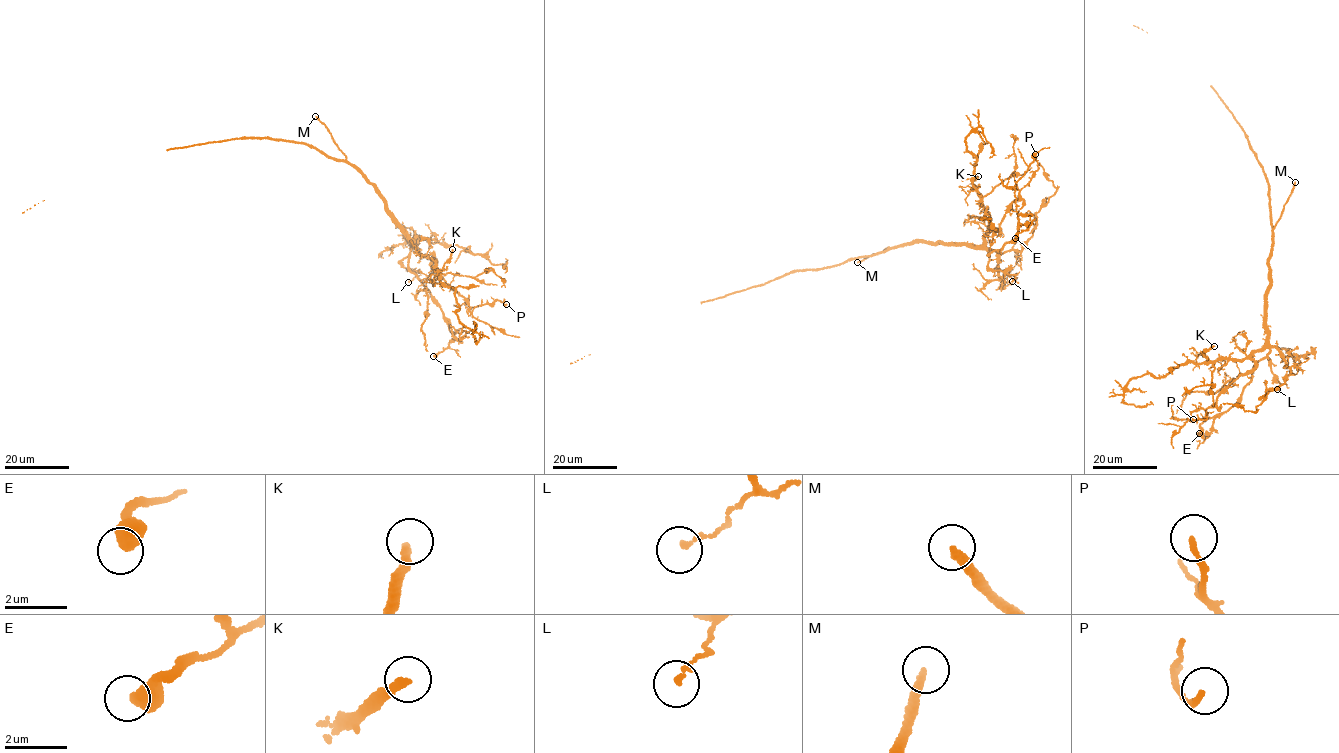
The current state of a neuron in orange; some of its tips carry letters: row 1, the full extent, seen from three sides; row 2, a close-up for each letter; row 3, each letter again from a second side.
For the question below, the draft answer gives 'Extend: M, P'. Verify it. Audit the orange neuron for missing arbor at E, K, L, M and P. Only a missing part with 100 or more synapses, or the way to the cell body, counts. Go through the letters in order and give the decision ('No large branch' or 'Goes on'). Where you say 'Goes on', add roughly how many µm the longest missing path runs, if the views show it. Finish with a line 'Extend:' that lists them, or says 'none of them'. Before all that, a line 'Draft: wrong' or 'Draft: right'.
Draft: wrong
E: No large branch
K: No large branch
L: No large branch
M: Goes on. Missing length about 70 µm
P: No large branch
Extend: M

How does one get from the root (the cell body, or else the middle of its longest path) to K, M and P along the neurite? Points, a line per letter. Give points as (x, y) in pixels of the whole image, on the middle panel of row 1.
K: (883, 251), (921, 241), (972, 248), (984, 243), (989, 213), (972, 182), (978, 176)
M: (883, 251), (888, 247), (857, 262)
P: (883, 251), (921, 241), (976, 247), (990, 230), (1001, 233), (1007, 207), (1038, 169), (1035, 154)

